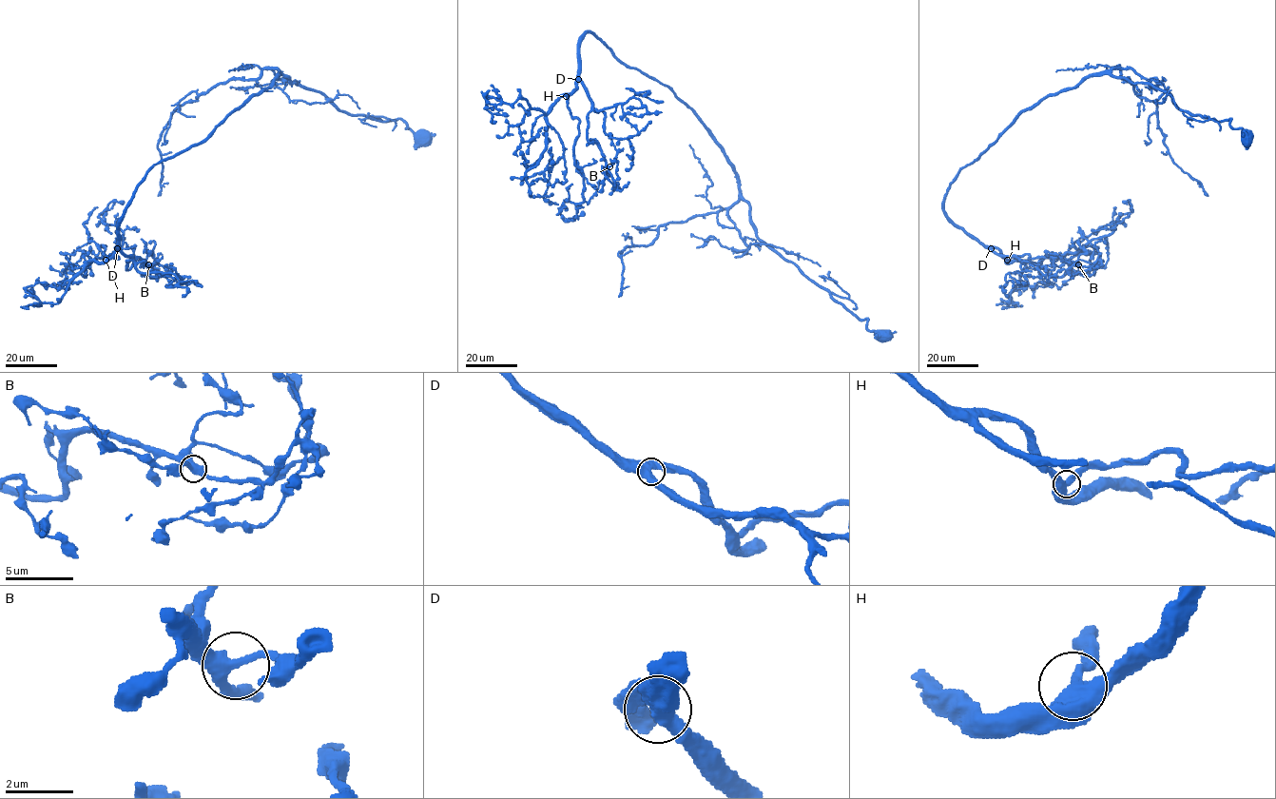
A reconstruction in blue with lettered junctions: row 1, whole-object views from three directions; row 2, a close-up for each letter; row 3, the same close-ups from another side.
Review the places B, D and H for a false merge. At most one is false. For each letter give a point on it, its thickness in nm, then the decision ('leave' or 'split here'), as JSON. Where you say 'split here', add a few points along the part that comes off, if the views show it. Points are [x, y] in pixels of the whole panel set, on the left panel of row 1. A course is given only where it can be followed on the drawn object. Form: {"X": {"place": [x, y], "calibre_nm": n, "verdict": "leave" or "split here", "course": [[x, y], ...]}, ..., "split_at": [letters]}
{"B": {"place": [148, 264], "calibre_nm": 380, "verdict": "leave"}, "D": {"place": [117, 248], "calibre_nm": 500, "verdict": "leave"}, "H": {"place": [106, 260], "calibre_nm": 440, "verdict": "leave"}, "split_at": []}

